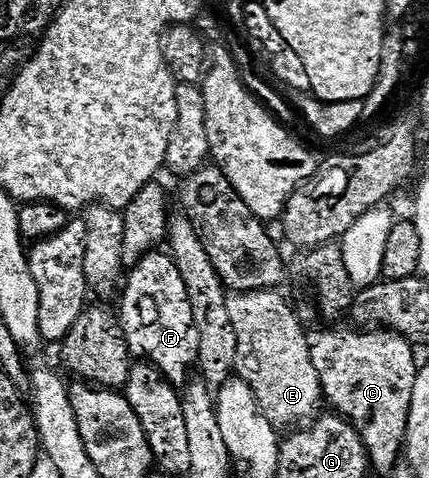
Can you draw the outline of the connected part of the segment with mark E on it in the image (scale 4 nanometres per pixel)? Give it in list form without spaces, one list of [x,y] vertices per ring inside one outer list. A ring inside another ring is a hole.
[[[275,289],[231,294],[235,303],[231,303],[229,319],[235,319],[233,327],[239,327],[238,378],[251,379],[253,393],[259,391],[256,399],[259,407],[275,428],[291,429],[296,425],[306,424],[306,419],[310,420],[319,411],[317,409],[319,403],[321,404],[321,388],[313,361],[310,360],[308,332],[303,331],[304,324],[296,308],[291,308]]]

